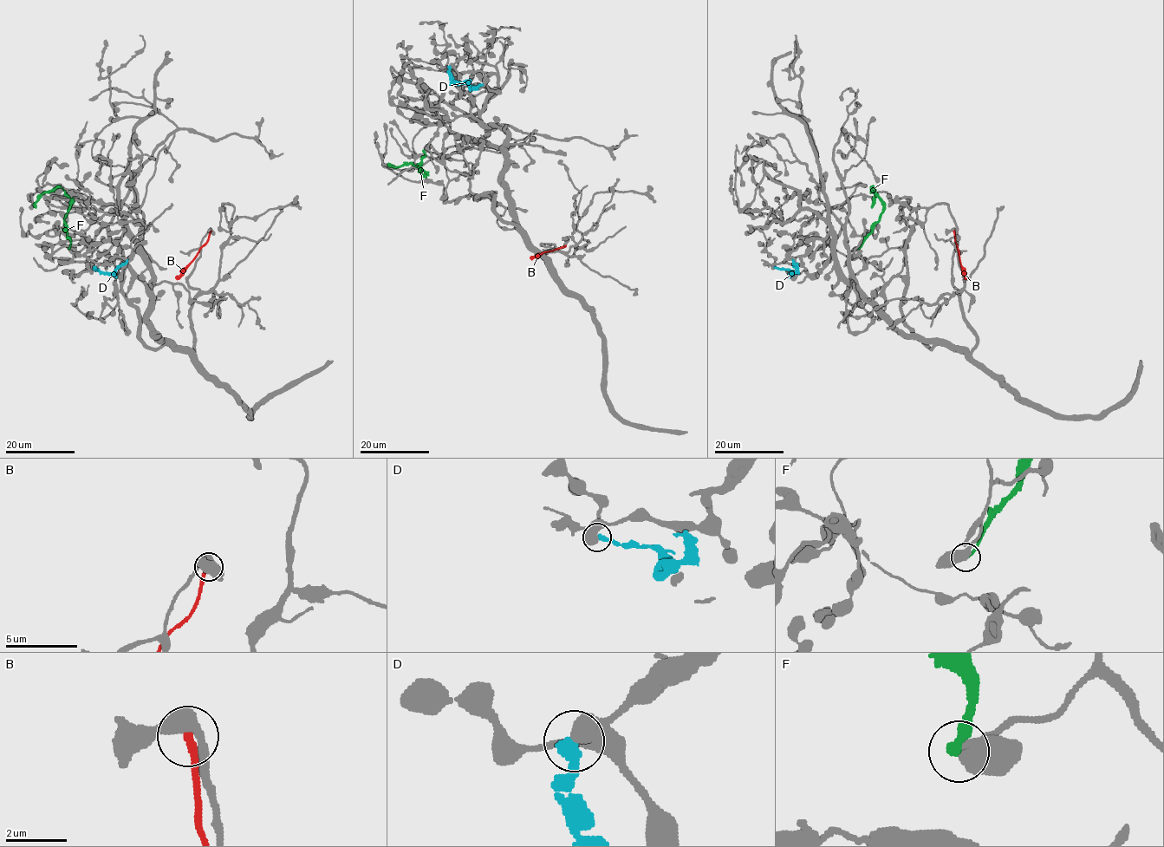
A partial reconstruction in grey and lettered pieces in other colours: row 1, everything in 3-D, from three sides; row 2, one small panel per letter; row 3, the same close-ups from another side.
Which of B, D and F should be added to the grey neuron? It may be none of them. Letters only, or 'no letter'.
no letter

